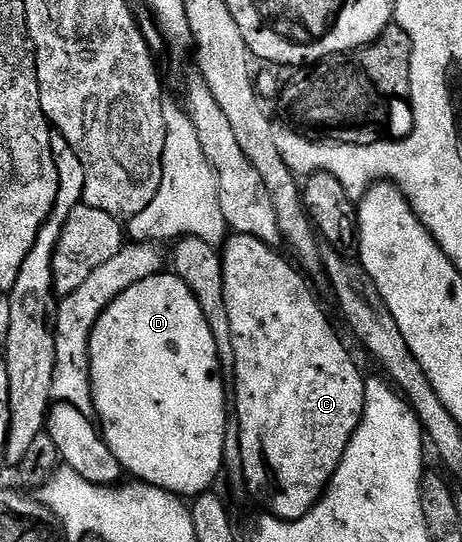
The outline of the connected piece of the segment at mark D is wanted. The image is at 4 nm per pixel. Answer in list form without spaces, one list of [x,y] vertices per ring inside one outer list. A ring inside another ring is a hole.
[[[159,274],[152,278],[144,278],[144,282],[136,282],[136,286],[128,286],[120,298],[116,298],[102,311],[90,335],[90,389],[94,399],[94,411],[97,423],[100,425],[100,433],[112,454],[119,459],[123,469],[135,481],[143,484],[151,484],[153,488],[162,488],[173,492],[181,498],[195,498],[204,492],[209,492],[215,486],[214,479],[218,472],[223,471],[224,457],[226,455],[226,408],[228,412],[228,388],[222,385],[224,375],[219,368],[217,346],[214,342],[213,333],[209,329],[208,321],[200,310],[200,303],[192,294],[192,290],[185,285],[180,277],[175,274]]]

